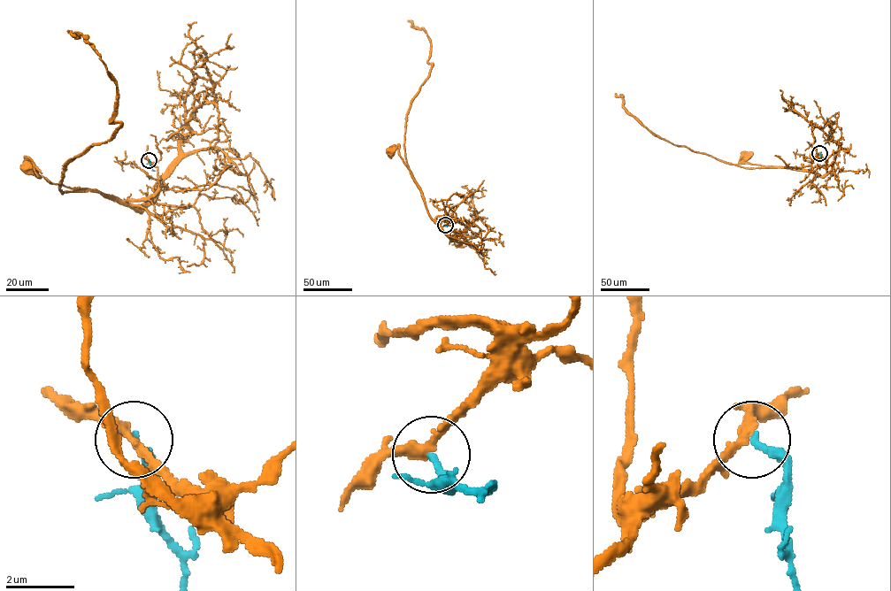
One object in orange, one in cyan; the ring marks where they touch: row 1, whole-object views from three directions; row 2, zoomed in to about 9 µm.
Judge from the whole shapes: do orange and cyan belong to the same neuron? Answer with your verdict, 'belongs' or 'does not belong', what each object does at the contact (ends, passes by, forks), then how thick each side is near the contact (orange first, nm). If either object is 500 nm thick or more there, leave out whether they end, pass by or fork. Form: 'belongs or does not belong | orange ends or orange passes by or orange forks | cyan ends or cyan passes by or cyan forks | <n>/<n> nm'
belongs | orange passes by | cyan ends | 280/240 nm

